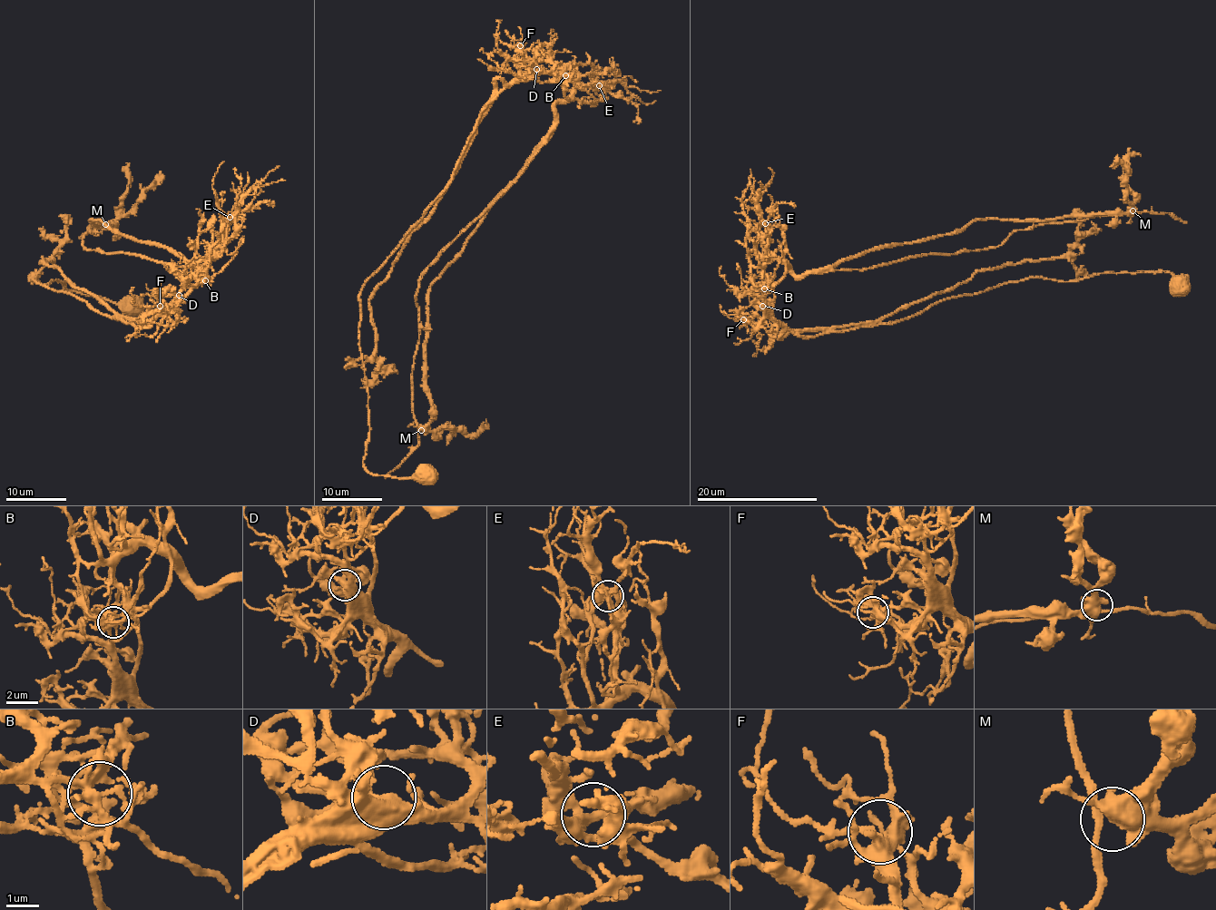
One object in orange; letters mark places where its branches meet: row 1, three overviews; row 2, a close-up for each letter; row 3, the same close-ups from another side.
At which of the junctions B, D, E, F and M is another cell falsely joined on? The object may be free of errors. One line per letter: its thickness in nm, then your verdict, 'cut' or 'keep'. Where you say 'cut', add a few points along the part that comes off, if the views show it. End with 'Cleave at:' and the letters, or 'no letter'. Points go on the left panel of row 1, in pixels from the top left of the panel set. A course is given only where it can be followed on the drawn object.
B: 280 nm | cut | (205, 280), (207, 259), (194, 269), (182, 255), (92, 220), (114, 228), (144, 191), (161, 182)
D: 400 nm | keep
E: 260 nm | keep
F: 360 nm | keep
M: 460 nm | keep
Cleave at: B

